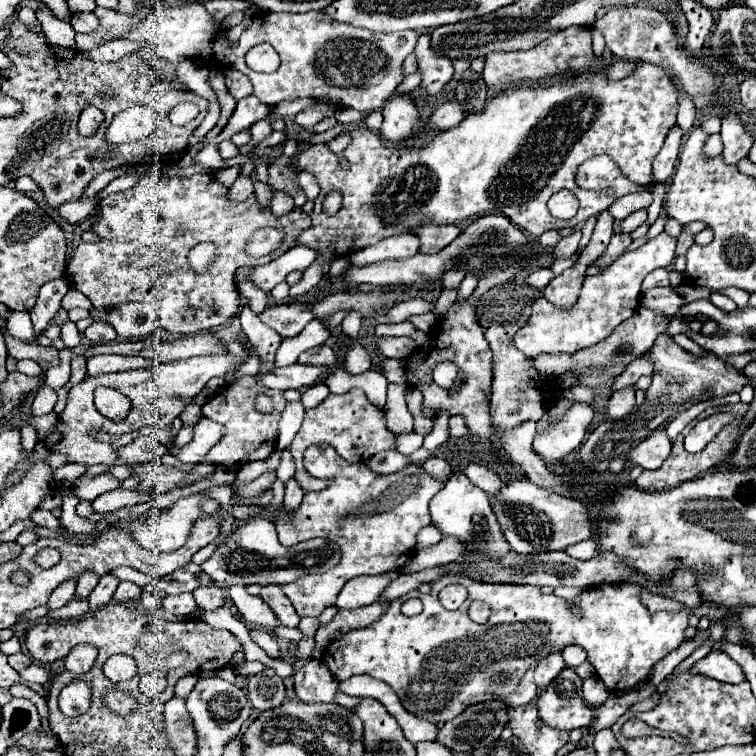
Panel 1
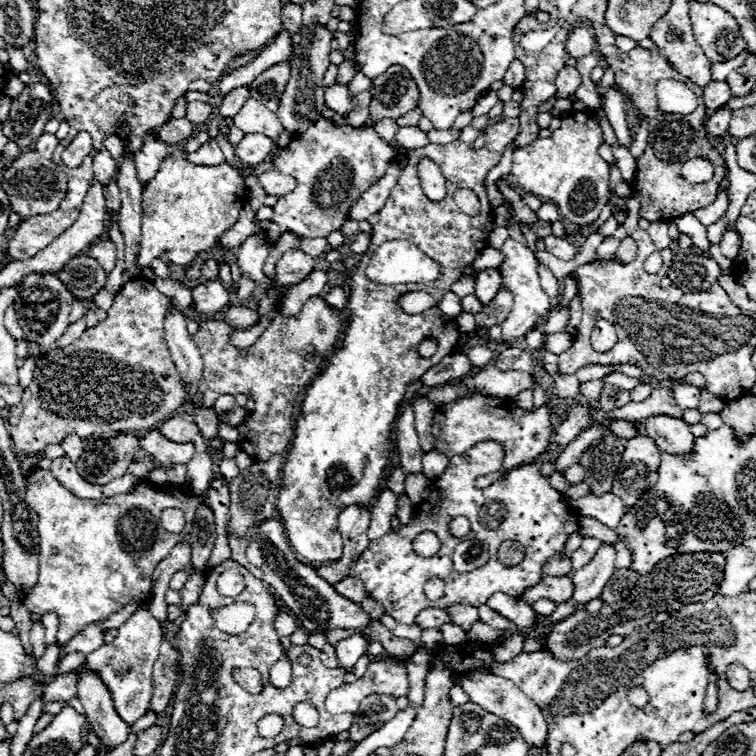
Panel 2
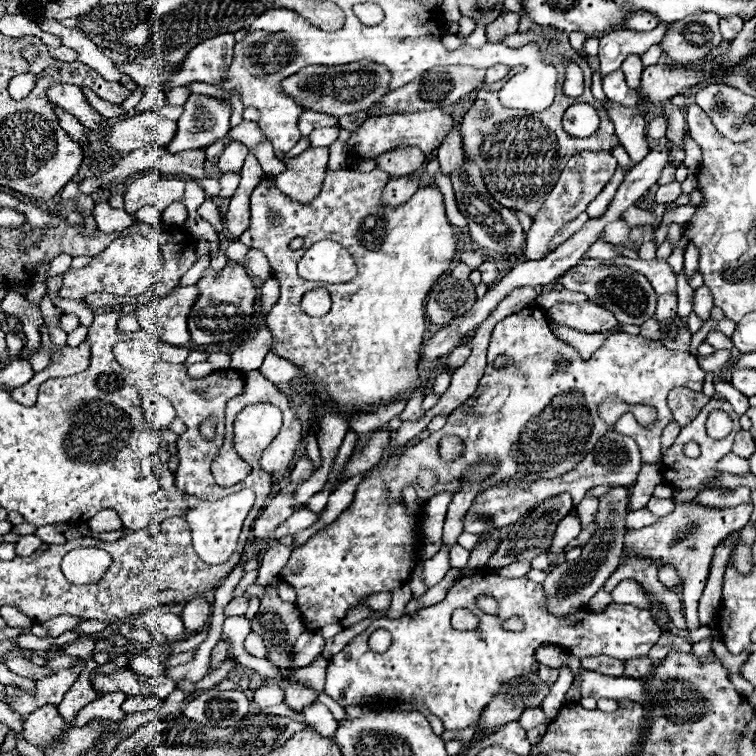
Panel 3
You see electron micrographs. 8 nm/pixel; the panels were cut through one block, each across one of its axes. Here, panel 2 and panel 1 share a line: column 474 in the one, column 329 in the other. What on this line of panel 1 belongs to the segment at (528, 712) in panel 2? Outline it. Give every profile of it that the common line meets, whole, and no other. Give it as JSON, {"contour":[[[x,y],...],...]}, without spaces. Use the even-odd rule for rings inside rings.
{"contour":[[[310,660],[294,674],[294,688],[298,698],[304,704],[320,704],[334,702],[338,694],[338,680],[324,668],[322,660]]]}

